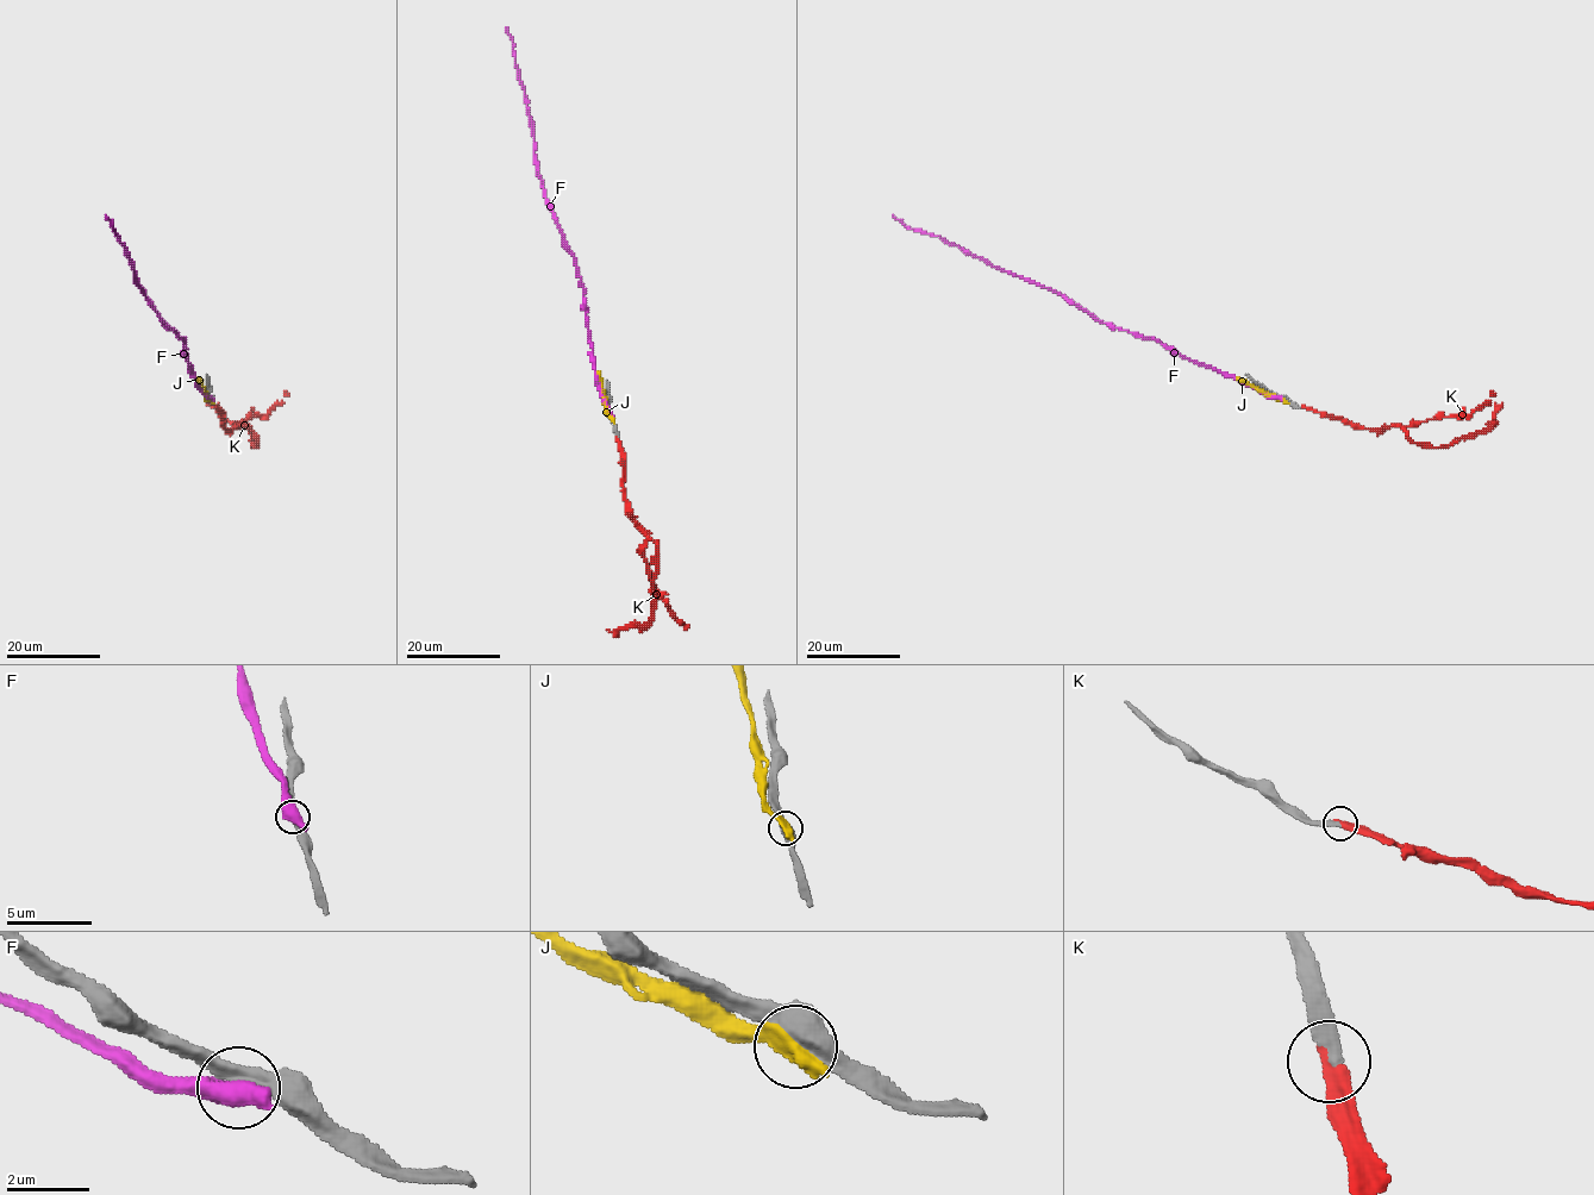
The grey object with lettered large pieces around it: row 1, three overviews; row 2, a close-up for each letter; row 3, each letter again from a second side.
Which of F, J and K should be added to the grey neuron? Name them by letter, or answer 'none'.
K

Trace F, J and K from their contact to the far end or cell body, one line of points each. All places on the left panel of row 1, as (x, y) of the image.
F: (210, 398), (193, 377), (183, 338), (162, 321), (145, 296), (135, 279), (133, 264), (106, 217)
J: (212, 400), (197, 377)
K: (218, 407), (227, 430), (248, 426), (257, 439), (256, 446), (254, 435), (248, 429), (231, 425), (207, 402)

